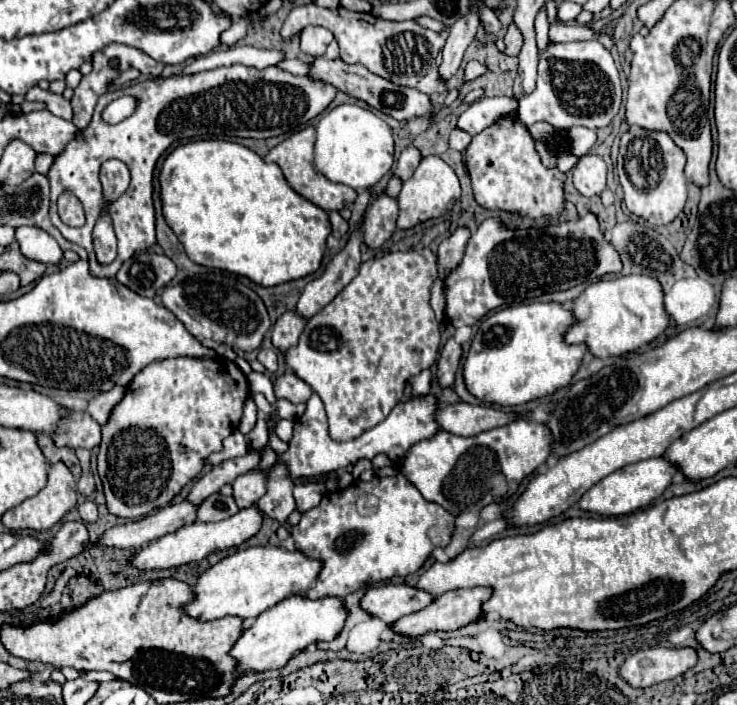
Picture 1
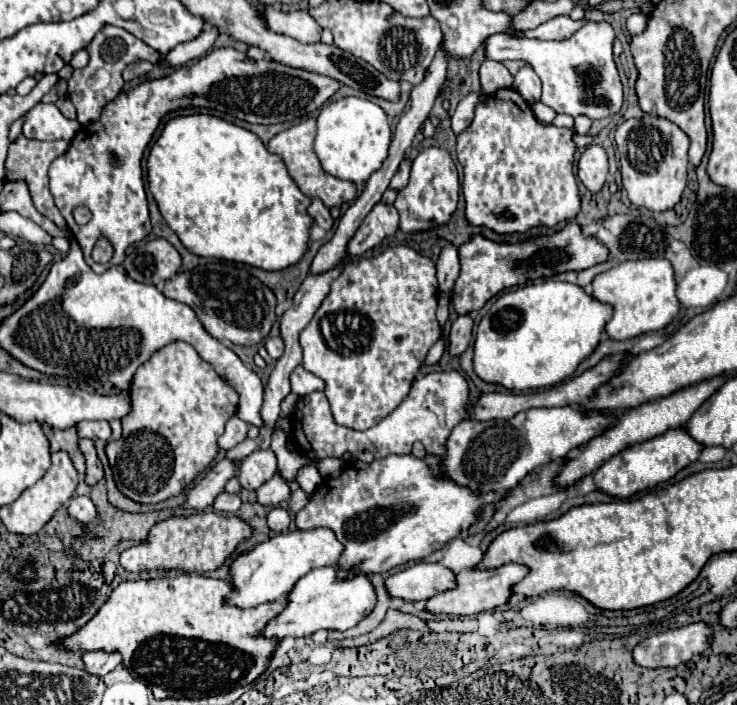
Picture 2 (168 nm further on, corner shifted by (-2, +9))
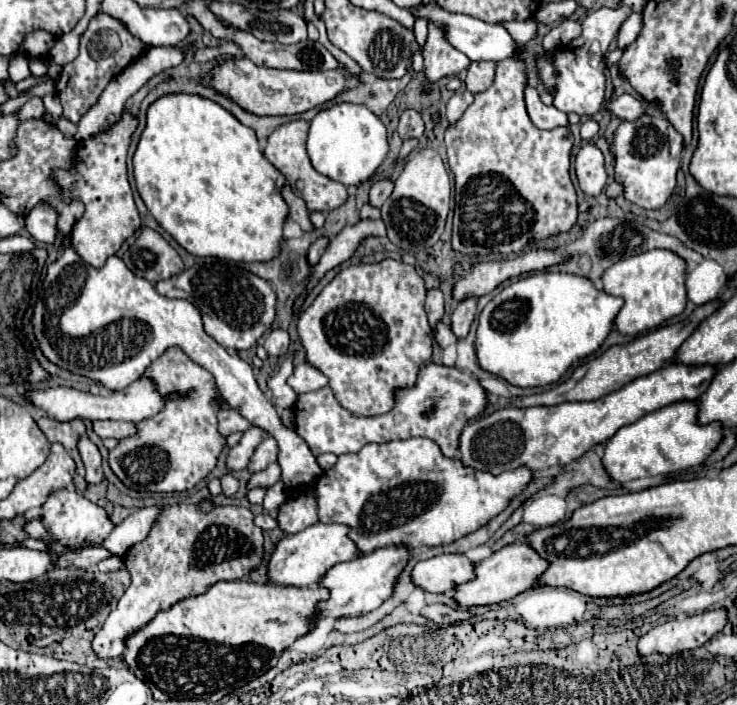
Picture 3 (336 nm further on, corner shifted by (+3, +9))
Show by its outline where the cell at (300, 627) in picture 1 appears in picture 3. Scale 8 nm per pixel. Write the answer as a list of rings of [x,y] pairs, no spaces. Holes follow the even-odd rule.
[[[387,545],[387,547],[381,547],[369,555],[363,555],[363,557],[353,559],[353,561],[339,563],[333,569],[329,569],[327,575],[323,577],[321,585],[331,591],[331,597],[329,597],[329,601],[319,603],[317,619],[325,619],[327,615],[357,617],[357,615],[363,615],[363,613],[377,609],[385,599],[391,597],[393,587],[397,585],[399,575],[405,569],[409,557],[411,557],[409,547]]]

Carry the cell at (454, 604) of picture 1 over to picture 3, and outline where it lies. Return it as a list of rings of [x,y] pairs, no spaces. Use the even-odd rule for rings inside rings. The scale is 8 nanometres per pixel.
[[[511,543],[511,545],[495,551],[489,559],[475,565],[477,577],[473,581],[467,581],[457,587],[455,601],[461,607],[473,607],[473,605],[495,605],[495,603],[513,599],[515,595],[531,589],[539,581],[539,577],[545,573],[545,569],[547,569],[547,559],[539,557],[539,553],[535,553],[535,549],[531,549],[531,545]]]

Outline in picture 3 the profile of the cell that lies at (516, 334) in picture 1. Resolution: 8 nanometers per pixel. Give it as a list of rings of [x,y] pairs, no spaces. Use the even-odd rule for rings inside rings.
[[[555,271],[527,275],[503,287],[481,311],[475,345],[479,365],[517,387],[555,383],[575,361],[603,345],[621,305],[621,297],[595,289],[587,277]]]

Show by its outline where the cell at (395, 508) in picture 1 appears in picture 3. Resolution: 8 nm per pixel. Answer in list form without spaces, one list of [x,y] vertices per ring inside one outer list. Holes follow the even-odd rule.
[[[411,437],[405,441],[371,443],[365,445],[359,453],[339,455],[337,463],[317,479],[315,489],[319,501],[319,521],[349,525],[351,527],[349,537],[357,543],[357,547],[363,553],[371,553],[385,545],[407,545],[415,549],[421,545],[433,547],[453,543],[487,525],[509,505],[513,497],[523,493],[531,481],[533,471],[525,465],[513,471],[491,475],[479,469],[467,469],[467,465],[463,465],[463,461],[455,457],[453,459],[443,457],[439,445],[435,445],[435,441],[431,439]]]

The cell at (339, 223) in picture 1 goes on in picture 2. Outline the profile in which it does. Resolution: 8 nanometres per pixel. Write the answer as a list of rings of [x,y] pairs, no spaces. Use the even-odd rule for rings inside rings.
[[[312,199],[312,205],[308,207],[308,213],[314,217],[316,225],[324,227],[326,231],[330,231],[330,229],[332,229],[334,219],[332,219],[332,215],[330,215],[328,207],[326,207],[326,205],[324,205],[320,199]]]

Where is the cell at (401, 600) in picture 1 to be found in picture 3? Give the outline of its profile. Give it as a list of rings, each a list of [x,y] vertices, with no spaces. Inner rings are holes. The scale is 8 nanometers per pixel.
[[[443,553],[419,561],[413,569],[413,583],[429,593],[445,593],[475,577],[475,565],[461,553]]]

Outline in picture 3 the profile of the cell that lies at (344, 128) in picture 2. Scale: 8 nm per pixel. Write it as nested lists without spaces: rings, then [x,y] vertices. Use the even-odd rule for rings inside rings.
[[[341,103],[319,111],[309,129],[307,155],[313,167],[343,185],[359,185],[367,181],[387,157],[387,129],[381,119],[371,113],[365,105]]]

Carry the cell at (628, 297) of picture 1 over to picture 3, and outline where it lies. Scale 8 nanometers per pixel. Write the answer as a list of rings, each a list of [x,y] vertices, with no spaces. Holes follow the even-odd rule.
[[[653,249],[611,265],[611,269],[603,275],[603,291],[625,299],[625,305],[615,319],[617,331],[623,335],[639,335],[663,325],[671,317],[681,315],[687,303],[685,275],[687,263],[667,249]]]

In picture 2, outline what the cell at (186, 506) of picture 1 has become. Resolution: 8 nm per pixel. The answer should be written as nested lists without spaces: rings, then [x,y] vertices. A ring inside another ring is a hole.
[[[228,459],[218,461],[196,485],[194,489],[190,489],[190,493],[186,495],[182,507],[184,509],[194,509],[194,511],[204,511],[208,505],[212,505],[212,501],[216,499],[218,493],[224,491],[224,485],[230,477],[234,477],[236,467],[234,463],[230,463]]]

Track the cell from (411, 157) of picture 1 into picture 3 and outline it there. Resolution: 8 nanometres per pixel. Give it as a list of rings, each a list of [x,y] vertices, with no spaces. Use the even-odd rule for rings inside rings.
[[[389,179],[375,181],[371,187],[371,193],[369,193],[369,205],[379,209],[383,205],[383,201],[391,195],[391,191],[393,191],[393,183]]]

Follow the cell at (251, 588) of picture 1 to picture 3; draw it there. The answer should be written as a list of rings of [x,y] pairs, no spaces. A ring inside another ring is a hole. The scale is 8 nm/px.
[[[315,523],[295,535],[287,535],[277,543],[275,553],[269,561],[269,577],[277,585],[293,585],[293,587],[309,587],[321,583],[325,573],[343,561],[351,561],[361,557],[359,547],[349,539],[347,525],[329,525]]]

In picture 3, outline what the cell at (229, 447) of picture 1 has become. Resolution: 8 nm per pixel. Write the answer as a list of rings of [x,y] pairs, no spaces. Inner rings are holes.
[[[221,409],[217,413],[217,419],[219,419],[219,433],[223,437],[227,437],[227,435],[231,435],[235,431],[243,433],[243,431],[247,431],[251,427],[251,423],[235,409]]]

